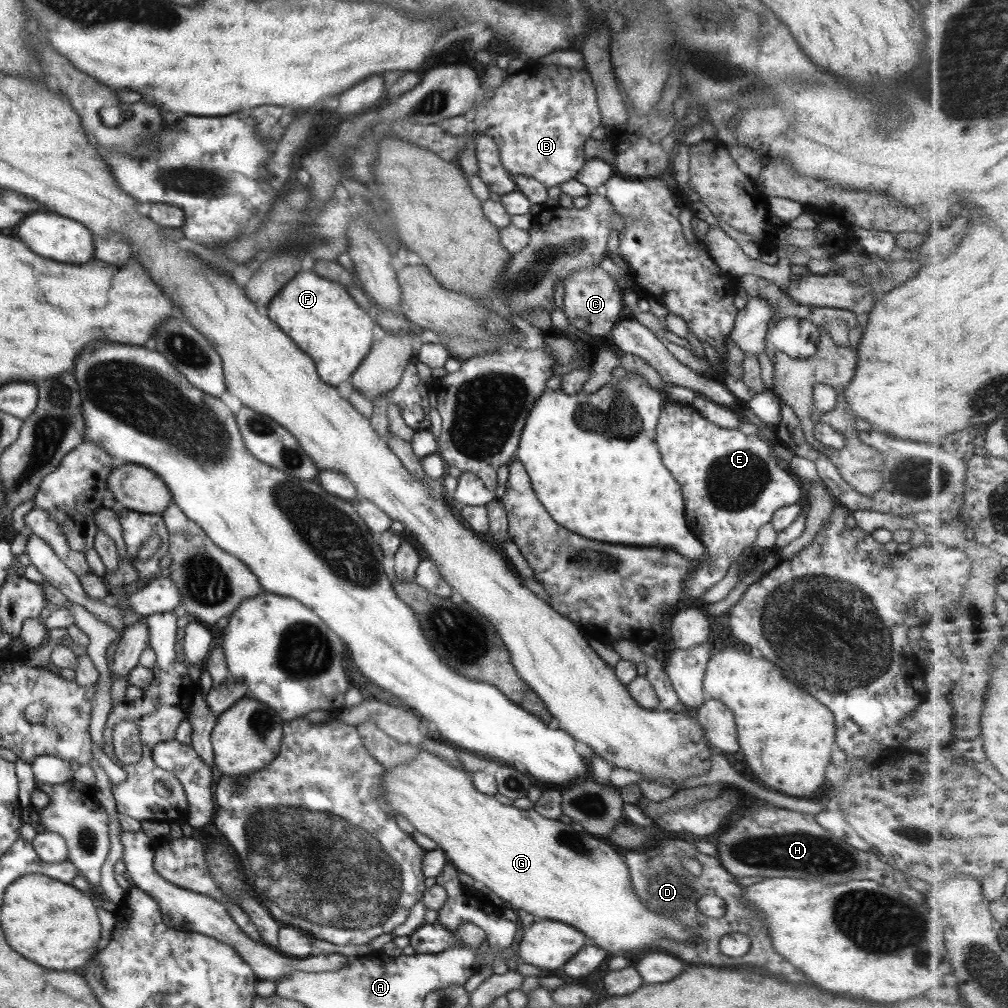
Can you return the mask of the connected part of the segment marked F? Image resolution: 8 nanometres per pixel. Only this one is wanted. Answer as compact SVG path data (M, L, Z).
M299 272L295 274L293 280L289 280L269 302L266 308L269 320L272 320L283 330L305 354L311 356L315 364L317 376L329 386L335 387L341 382L350 378L350 374L360 365L369 354L369 347L376 337L376 327L373 317L369 316L357 303L352 299L344 286L339 283L319 278L313 272Z

